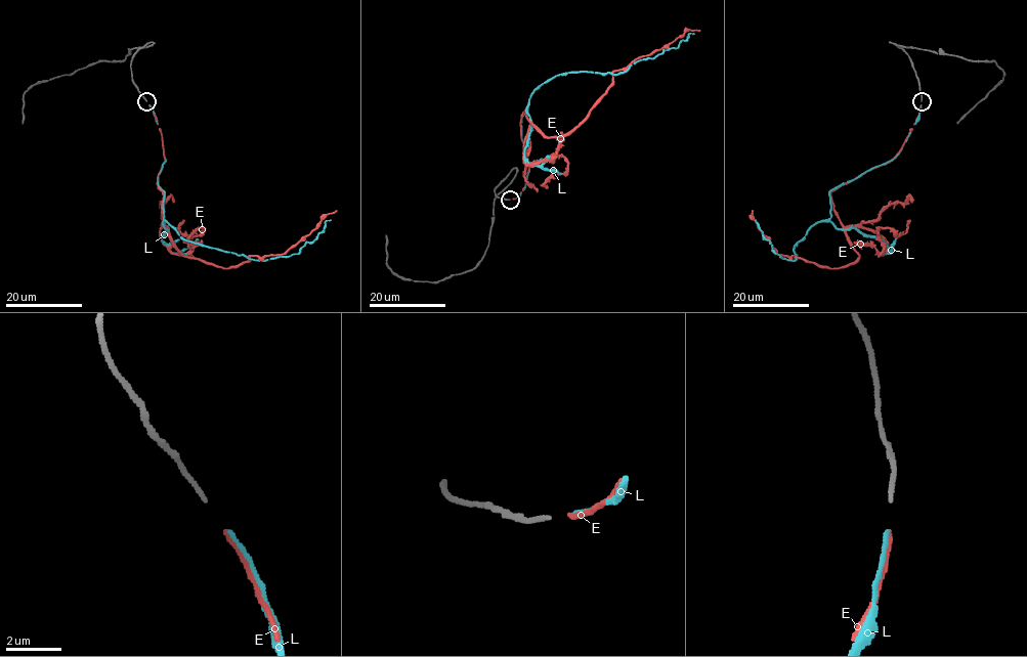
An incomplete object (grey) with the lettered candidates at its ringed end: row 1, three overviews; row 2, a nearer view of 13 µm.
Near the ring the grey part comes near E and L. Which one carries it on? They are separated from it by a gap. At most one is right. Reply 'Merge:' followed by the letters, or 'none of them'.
Merge: L

